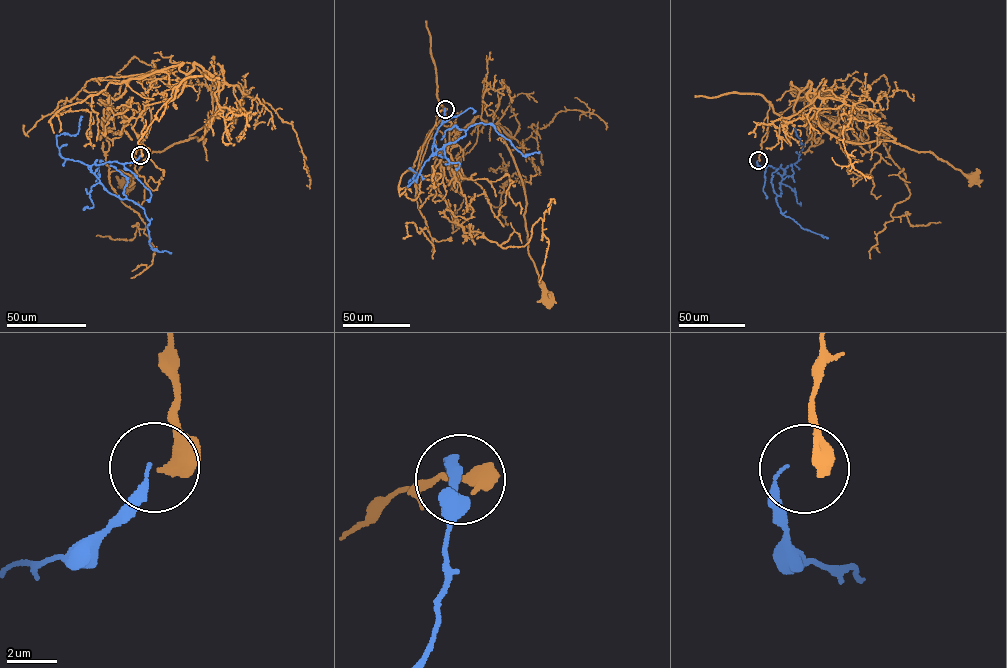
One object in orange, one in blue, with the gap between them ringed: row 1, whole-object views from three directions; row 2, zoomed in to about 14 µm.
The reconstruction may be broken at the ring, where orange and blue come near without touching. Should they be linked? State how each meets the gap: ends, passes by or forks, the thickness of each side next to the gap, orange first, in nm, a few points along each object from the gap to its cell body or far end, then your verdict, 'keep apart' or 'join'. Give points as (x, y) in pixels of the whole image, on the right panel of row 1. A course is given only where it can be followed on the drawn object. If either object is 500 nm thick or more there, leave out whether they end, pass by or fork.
orange ends; blue ends; calibres 400 and 120 nm; course orange (759, 160), (770, 102), (786, 119), (809, 91), (818, 123), (834, 136), (932, 152), (973, 178); course blue (757, 160), (764, 167), (783, 169), (780, 196), (776, 201), (782, 214), (827, 238); join

